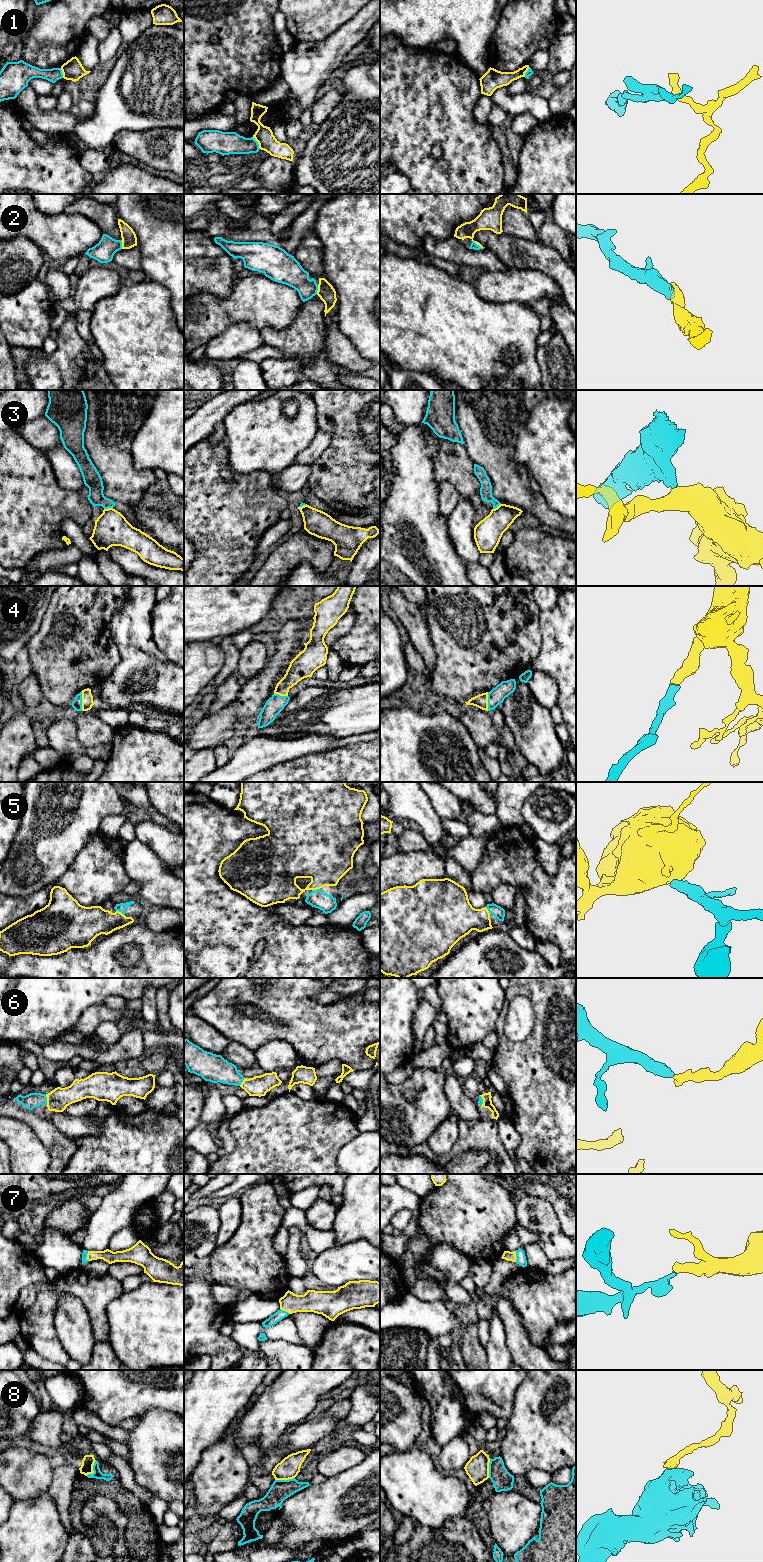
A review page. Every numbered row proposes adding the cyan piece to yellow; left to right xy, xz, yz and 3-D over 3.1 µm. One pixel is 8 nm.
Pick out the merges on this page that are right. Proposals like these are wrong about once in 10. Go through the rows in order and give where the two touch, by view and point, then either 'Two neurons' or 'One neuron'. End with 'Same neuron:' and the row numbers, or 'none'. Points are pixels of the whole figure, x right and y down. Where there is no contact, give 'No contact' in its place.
1: Touches yellow at xz (258, 143). Two neurons
2: Touches yellow at yz (478, 244). One neuron
3: Touches yellow at xy (108, 508). Two neurons
4: Touches yellow at xy (82, 701). One neuron
5: Touches yellow at xy (120, 912). One neuron
6: Touches yellow at xy (47, 1100). One neuron
7: Touches yellow at xy (87, 1256). One neuron
8: Touches yellow at xz (284, 1479). Two neurons
Same neuron: 2, 4, 5, 6, 7

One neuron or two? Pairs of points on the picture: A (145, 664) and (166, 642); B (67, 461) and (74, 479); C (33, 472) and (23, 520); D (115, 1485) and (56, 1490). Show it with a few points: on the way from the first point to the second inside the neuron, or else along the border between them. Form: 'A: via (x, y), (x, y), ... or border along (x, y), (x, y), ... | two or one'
A: border along (151, 627), (151, 633), (157, 648), (173, 663) | two
B: via (67, 465), (67, 472), (70, 475) | one
C: via (23, 484), (23, 508) | one
D: border along (79, 1472), (73, 1485), (68, 1512) | two

